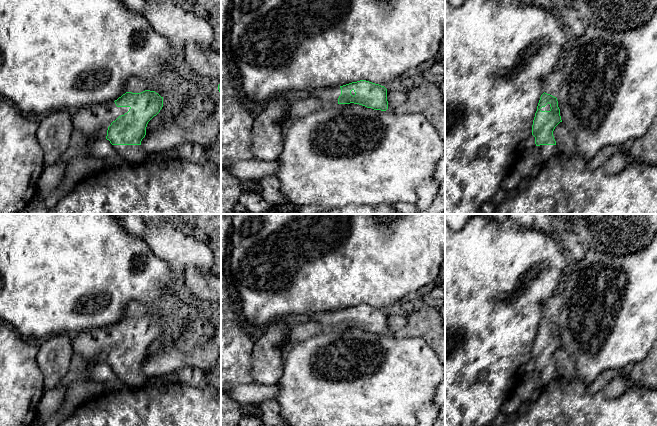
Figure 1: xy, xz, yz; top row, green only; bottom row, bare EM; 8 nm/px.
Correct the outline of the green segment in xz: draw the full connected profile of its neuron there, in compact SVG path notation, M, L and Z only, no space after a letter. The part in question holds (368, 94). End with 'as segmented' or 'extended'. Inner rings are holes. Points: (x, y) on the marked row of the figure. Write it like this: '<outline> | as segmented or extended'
M366 80L352 82L343 86L310 90L310 96L325 104L359 104L374 110L388 109L387 89Z | extended

